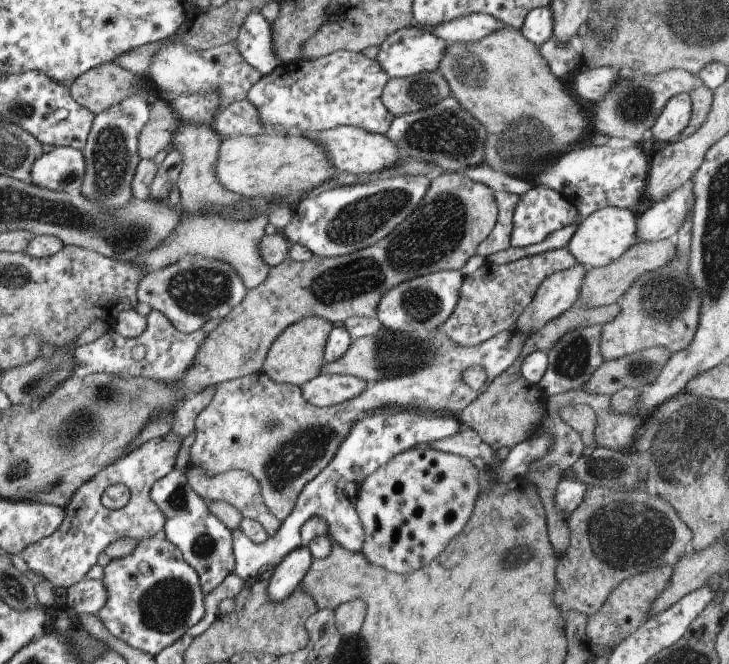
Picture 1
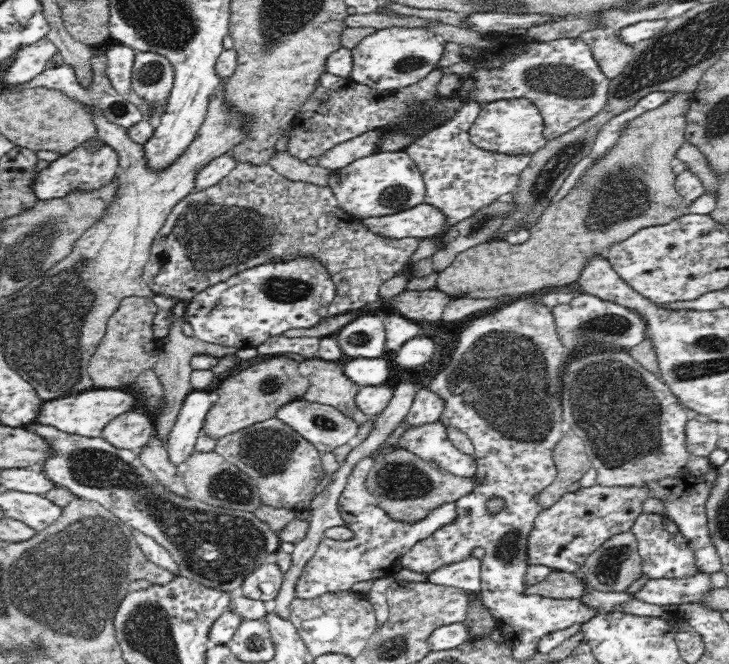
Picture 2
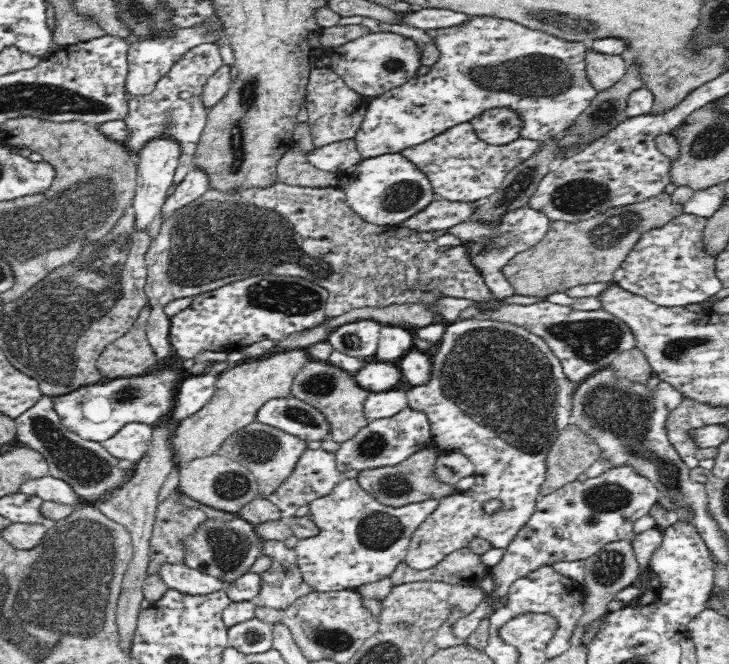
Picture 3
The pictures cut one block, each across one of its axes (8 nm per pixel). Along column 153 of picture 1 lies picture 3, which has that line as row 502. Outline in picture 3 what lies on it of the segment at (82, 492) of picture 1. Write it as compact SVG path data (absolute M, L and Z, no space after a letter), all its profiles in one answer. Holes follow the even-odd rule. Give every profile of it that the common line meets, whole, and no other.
M478 318L448 324L432 360L431 376L428 384L406 390L408 404L428 415L429 445L436 445L439 454L458 451L472 461L475 484L468 490L439 499L438 508L413 532L404 561L417 571L432 568L450 553L468 547L472 538L483 538L501 551L516 538L535 511L540 488L546 480L546 456L554 440L570 424L572 397L578 386L565 376L560 359L542 337L508 322ZM474 424L494 430L496 436L506 442L480 442L482 428L474 428ZM486 500L499 500L501 509L486 513Z

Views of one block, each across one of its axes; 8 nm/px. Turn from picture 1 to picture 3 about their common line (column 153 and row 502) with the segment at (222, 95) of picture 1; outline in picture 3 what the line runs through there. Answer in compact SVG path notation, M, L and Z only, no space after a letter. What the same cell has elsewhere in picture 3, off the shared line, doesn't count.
M46 473L35 479L25 480L24 484L20 485L19 491L28 496L37 496L43 501L54 501L73 507L88 503L83 501L67 482Z

